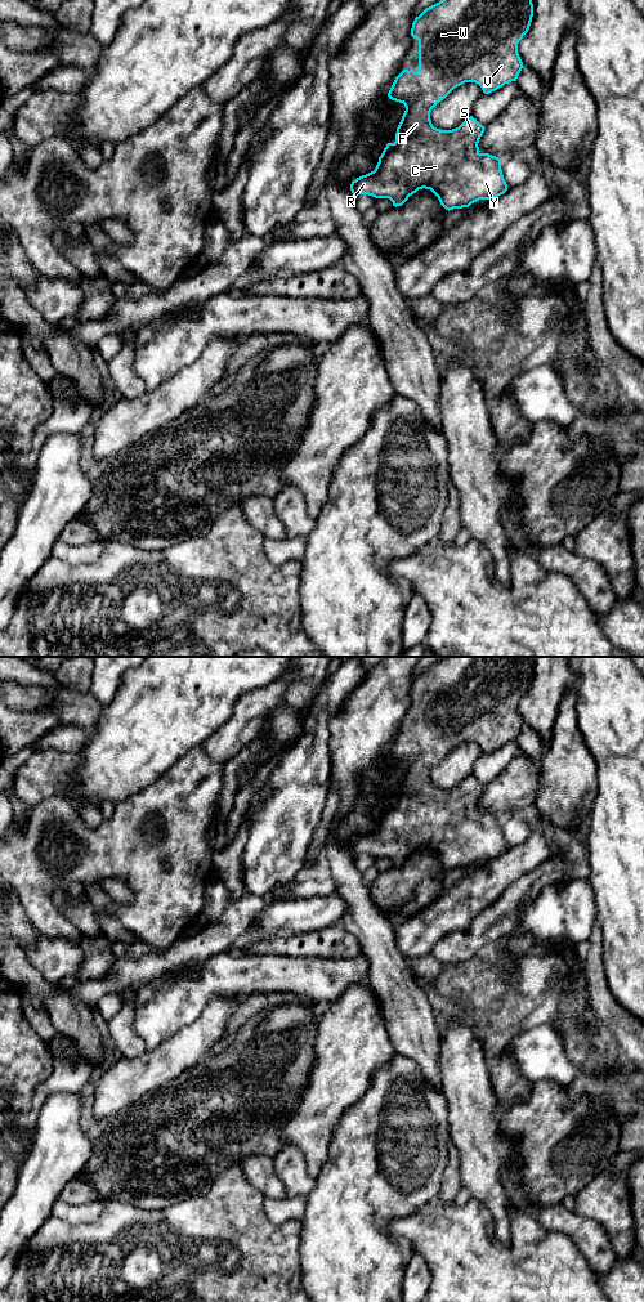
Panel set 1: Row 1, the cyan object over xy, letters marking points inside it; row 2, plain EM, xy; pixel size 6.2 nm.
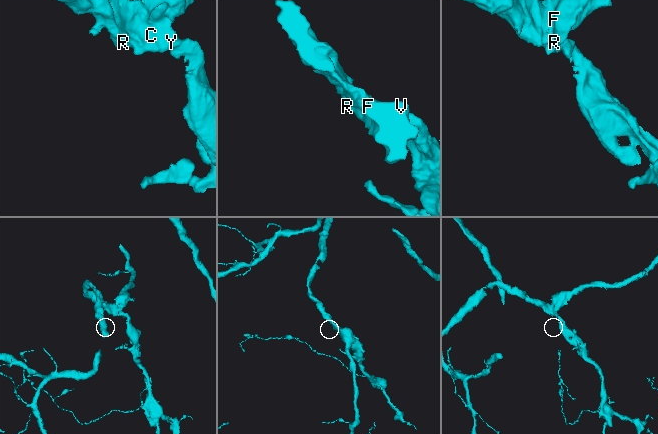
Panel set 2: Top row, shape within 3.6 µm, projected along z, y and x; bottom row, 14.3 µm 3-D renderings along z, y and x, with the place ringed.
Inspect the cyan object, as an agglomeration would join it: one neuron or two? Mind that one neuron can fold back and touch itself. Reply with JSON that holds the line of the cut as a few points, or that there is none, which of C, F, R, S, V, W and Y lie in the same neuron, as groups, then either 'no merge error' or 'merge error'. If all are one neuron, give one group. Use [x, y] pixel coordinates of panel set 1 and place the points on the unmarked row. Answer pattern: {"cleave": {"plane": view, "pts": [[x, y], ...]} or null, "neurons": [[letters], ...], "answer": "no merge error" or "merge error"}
{"cleave": null, "neurons": [["C", "F", "R", "S", "V", "W", "Y"]], "answer": "no merge error"}

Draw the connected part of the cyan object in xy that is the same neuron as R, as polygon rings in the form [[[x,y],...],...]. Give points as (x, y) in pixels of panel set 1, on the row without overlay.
[[[444,657],[416,676],[411,695],[419,699],[419,730],[403,729],[388,752],[389,759],[403,762],[406,766],[397,787],[395,801],[386,804],[374,831],[352,841],[352,853],[389,858],[397,867],[402,865],[419,849],[425,847],[430,849],[448,871],[469,867],[479,859],[492,859],[504,854],[507,850],[507,844],[502,835],[501,818],[482,813],[478,806],[484,786],[470,775],[456,788],[440,789],[433,786],[430,771],[455,747],[465,742],[475,742],[484,753],[489,753],[505,743],[516,741],[523,728],[518,703],[528,692],[532,676],[532,657]]]

